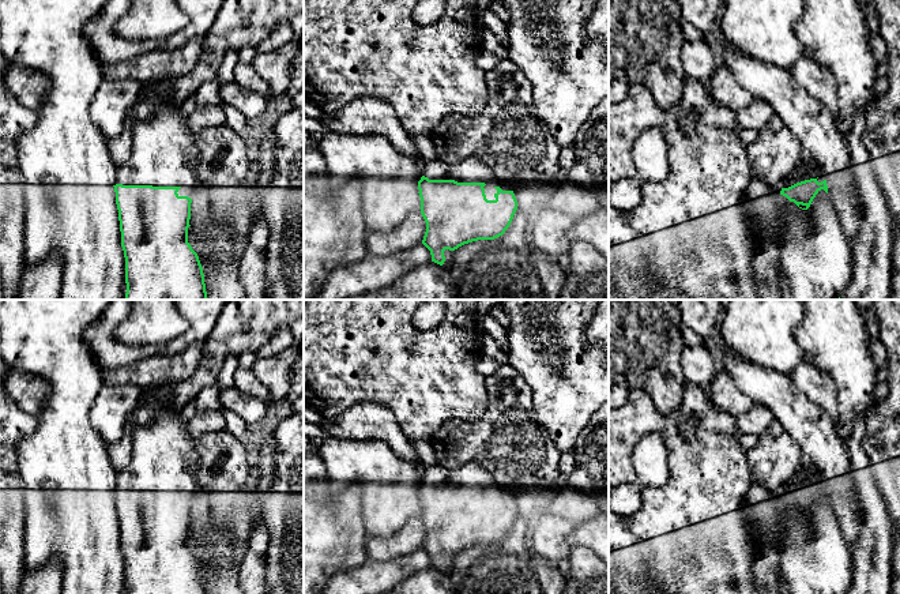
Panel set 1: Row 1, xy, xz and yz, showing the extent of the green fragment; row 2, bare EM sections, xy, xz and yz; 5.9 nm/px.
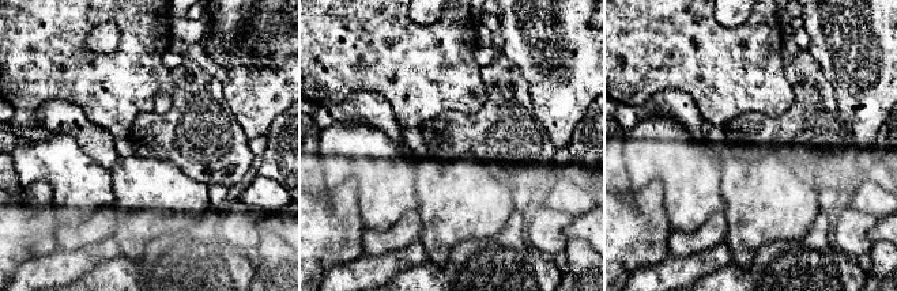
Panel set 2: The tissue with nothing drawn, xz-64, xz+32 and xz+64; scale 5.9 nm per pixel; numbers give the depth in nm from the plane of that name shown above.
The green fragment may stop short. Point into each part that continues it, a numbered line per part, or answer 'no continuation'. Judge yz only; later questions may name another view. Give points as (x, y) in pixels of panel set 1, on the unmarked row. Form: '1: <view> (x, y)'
1: yz (812, 469)

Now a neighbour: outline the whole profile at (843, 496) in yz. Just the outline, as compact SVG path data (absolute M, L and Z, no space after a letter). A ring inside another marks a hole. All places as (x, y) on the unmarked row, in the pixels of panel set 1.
M722 342L724 371L756 403L765 405L797 441L805 459L821 473L828 500L844 538L852 548L863 527L848 446L839 437L832 417L806 396L788 375L756 365L727 350Z

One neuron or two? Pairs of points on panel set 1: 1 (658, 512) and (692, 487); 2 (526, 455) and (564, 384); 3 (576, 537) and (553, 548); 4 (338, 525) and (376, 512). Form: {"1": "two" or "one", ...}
{"1": "one", "2": "two", "3": "two", "4": "two"}

